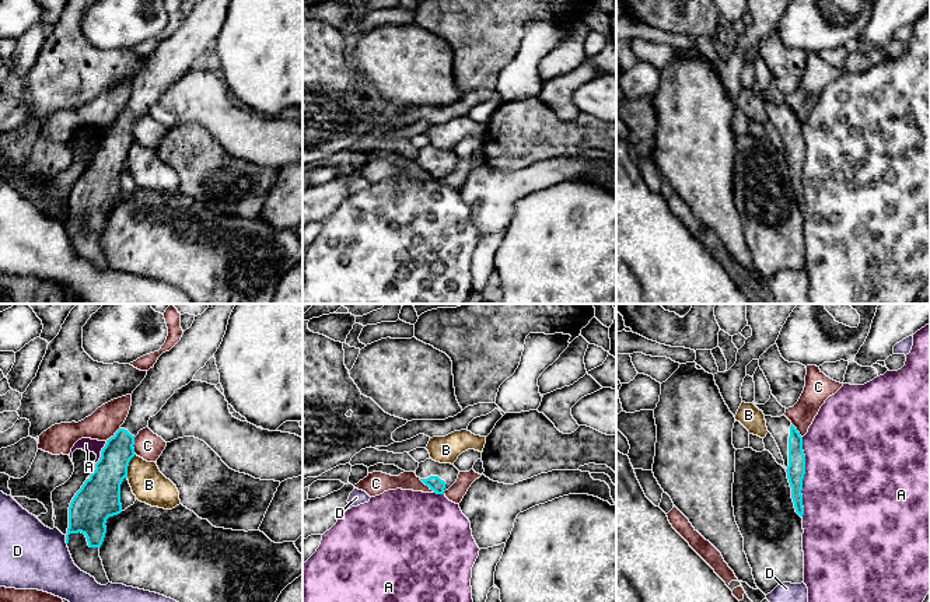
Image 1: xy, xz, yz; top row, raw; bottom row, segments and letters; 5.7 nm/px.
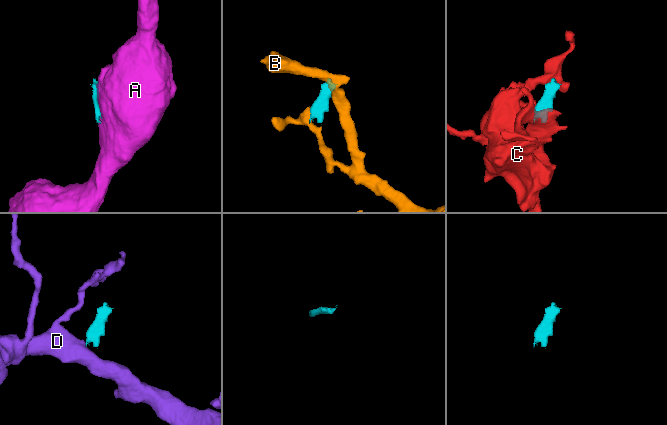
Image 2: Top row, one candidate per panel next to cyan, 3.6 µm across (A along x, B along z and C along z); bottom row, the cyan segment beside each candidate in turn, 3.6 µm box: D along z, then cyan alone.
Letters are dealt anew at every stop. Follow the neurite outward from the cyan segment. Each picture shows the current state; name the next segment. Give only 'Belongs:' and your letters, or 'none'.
Belongs: none

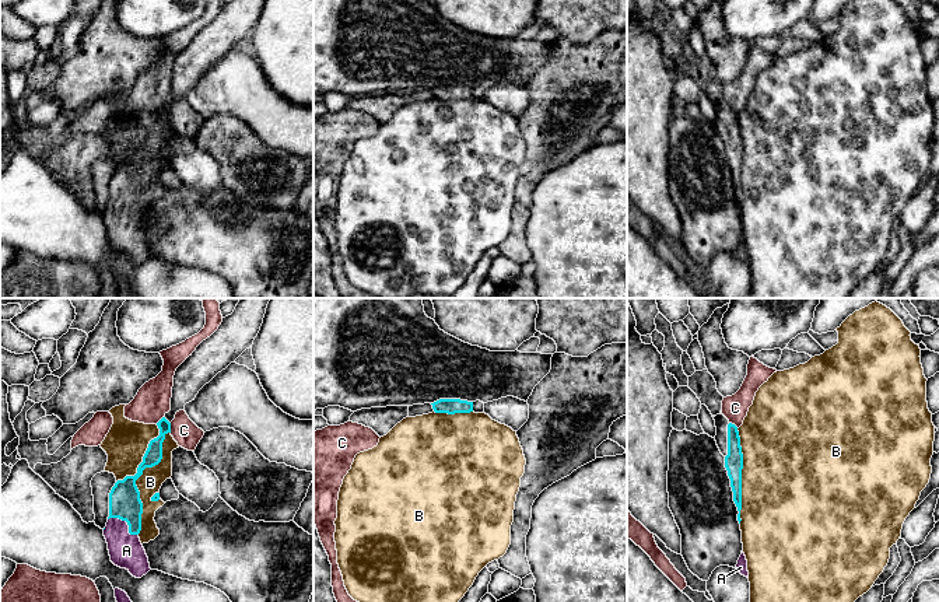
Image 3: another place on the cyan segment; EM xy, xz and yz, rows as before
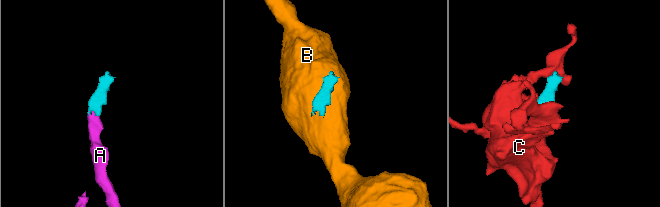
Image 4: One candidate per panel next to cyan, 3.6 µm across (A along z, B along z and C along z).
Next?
Belongs: A

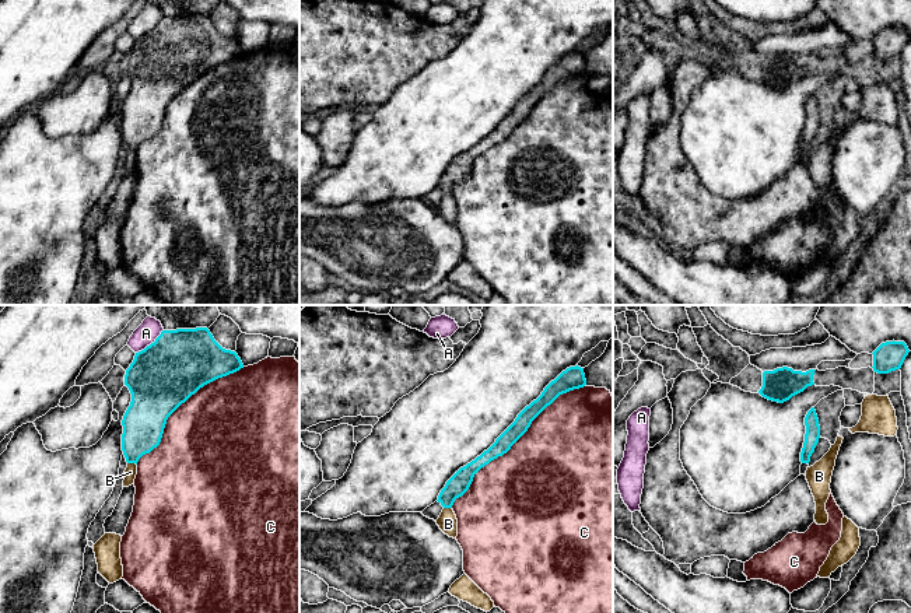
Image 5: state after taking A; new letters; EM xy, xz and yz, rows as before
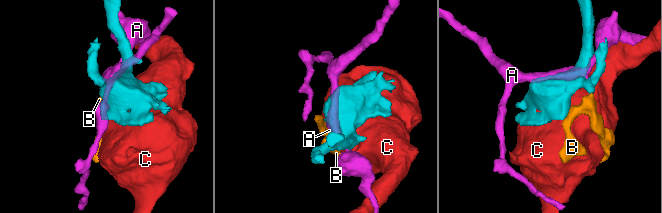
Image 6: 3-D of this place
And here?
Belongs: B

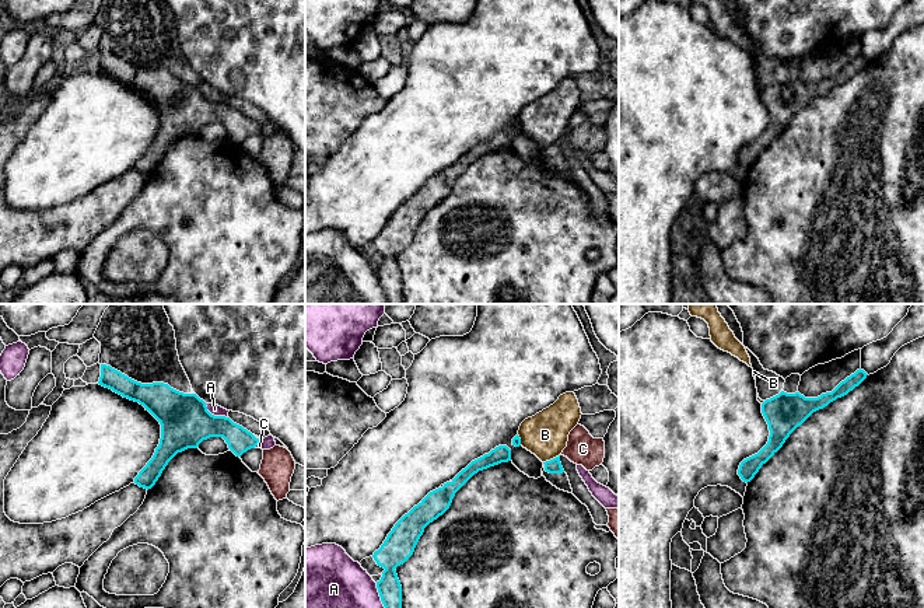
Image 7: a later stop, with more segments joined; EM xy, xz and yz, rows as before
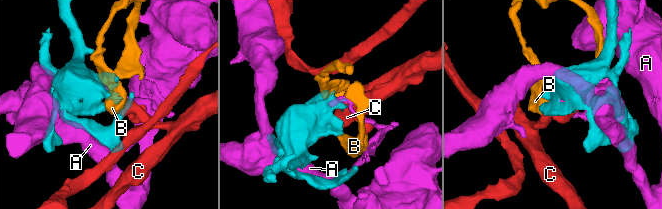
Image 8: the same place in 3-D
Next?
Belongs: C

